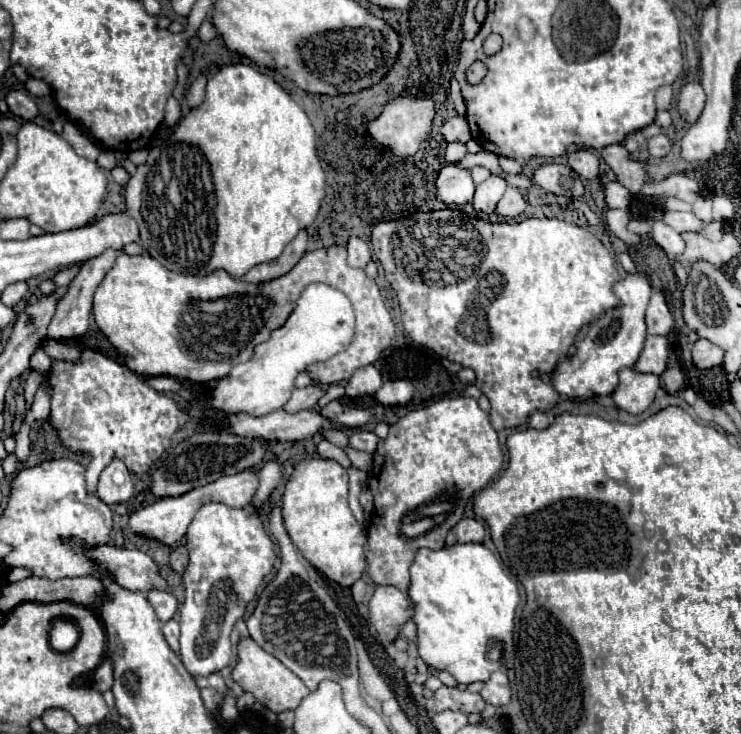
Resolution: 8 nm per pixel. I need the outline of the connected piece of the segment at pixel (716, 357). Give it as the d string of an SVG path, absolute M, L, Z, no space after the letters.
M698 339L694 343L694 349L692 349L692 359L694 359L694 365L696 367L710 369L710 367L716 367L716 365L722 363L724 349L716 347L714 343L710 343L706 339Z

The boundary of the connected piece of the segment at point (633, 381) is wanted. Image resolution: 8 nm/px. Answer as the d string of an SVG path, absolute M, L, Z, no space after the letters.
M624 369L620 371L620 385L612 393L612 399L620 409L628 413L642 413L652 405L658 389L660 389L658 375L646 375L636 373L634 369Z

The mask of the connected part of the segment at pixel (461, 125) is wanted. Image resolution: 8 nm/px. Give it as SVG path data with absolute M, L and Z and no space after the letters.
M452 117L442 125L442 137L446 143L466 143L470 141L470 131L468 123L464 117Z

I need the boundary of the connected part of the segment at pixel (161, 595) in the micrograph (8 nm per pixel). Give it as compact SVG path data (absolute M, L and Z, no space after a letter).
M150 589L150 591L146 591L146 599L150 601L152 609L156 611L156 615L158 615L158 619L162 623L166 623L166 621L170 621L174 617L176 607L178 607L178 601L176 601L176 597L170 591Z

